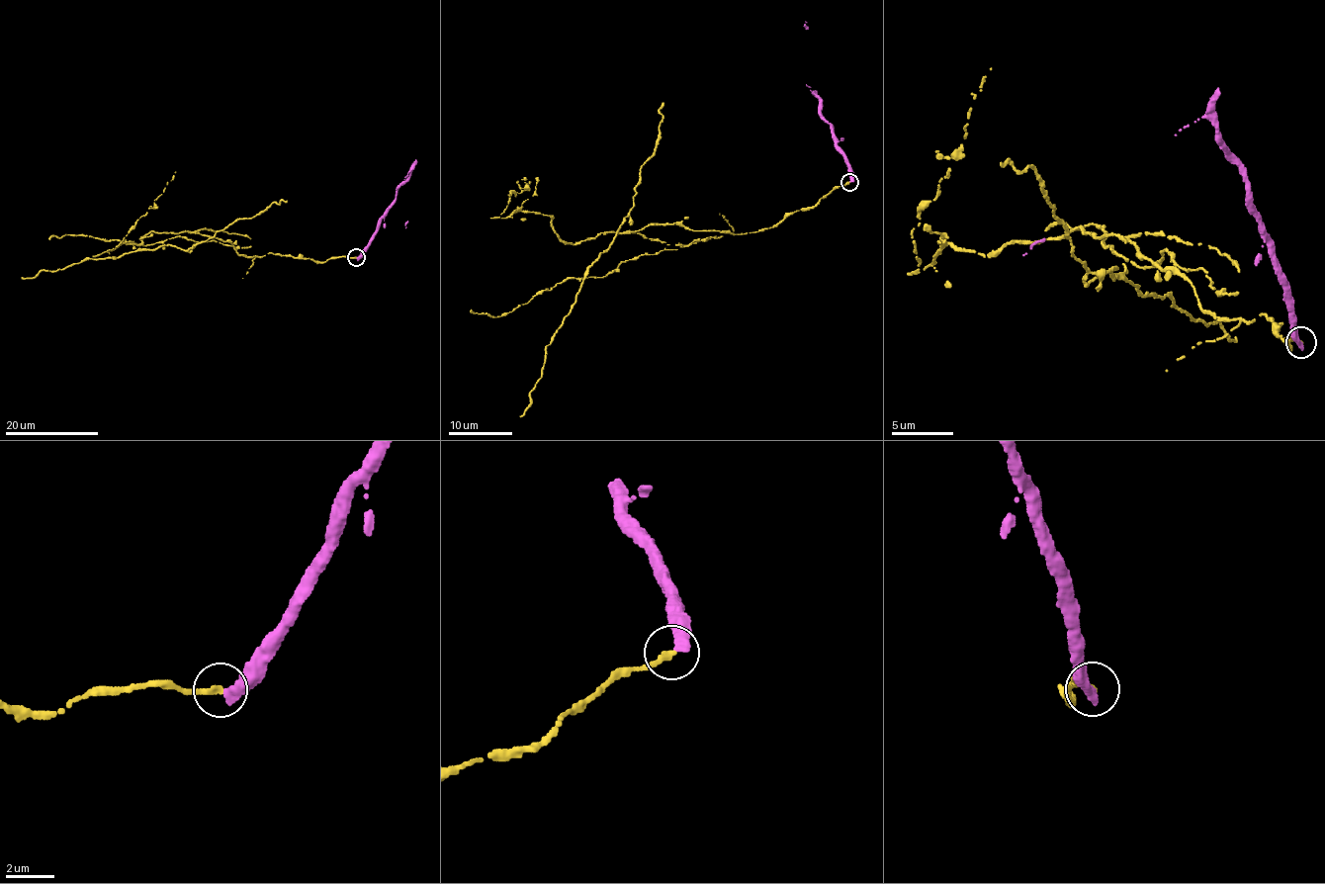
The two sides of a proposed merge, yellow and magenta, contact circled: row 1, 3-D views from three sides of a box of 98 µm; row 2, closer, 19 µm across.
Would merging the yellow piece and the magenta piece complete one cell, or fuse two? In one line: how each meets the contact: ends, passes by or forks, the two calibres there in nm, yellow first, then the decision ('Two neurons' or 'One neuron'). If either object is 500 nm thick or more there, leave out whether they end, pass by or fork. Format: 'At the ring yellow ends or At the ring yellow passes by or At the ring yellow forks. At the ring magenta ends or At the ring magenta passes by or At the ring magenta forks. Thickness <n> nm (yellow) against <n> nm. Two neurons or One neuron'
At the ring yellow ends. At the ring magenta ends. Thickness 280 nm (yellow) against 440 nm. Two neurons

